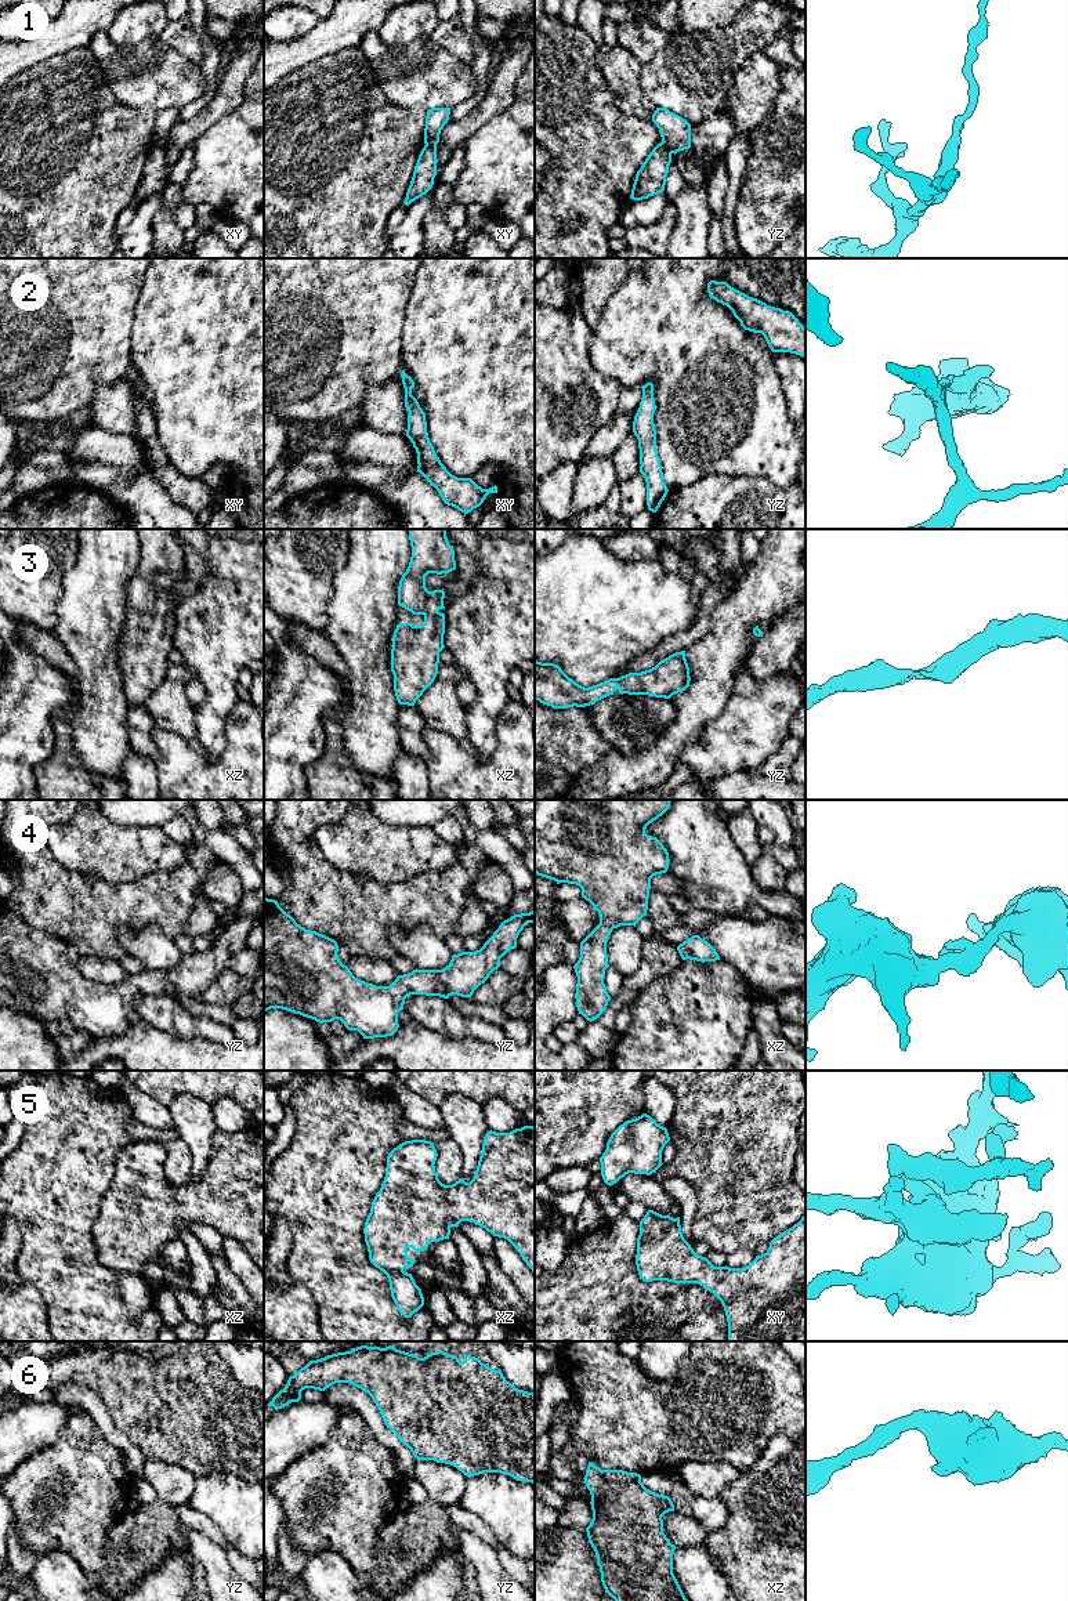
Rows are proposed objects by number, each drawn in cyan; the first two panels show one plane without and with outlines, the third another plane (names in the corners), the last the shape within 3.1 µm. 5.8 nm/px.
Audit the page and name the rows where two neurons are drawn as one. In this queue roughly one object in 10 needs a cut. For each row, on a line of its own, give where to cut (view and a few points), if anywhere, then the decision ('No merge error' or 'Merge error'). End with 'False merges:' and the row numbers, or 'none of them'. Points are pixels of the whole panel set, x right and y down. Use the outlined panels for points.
1: Split along yz (661, 142), (672, 152). Merge error
2: No split. No merge error
3: No split. No merge error
4: No split. No merge error
5: No split. No merge error
6: No split. No merge error
False merges: 1

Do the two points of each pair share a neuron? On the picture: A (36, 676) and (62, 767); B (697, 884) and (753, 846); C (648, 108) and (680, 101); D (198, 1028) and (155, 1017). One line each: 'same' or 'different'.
A: different
B: different
C: different
D: same

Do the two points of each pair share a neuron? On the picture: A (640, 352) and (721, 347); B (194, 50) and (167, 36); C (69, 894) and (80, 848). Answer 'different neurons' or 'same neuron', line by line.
A: same neuron
B: same neuron
C: different neurons

